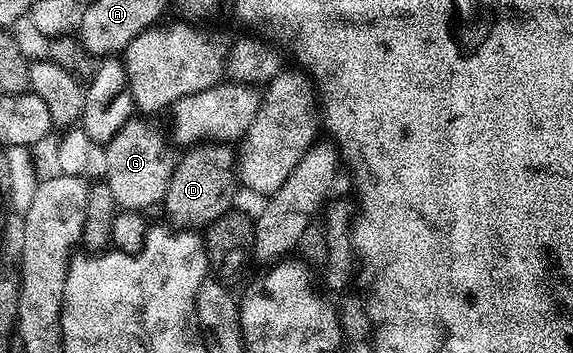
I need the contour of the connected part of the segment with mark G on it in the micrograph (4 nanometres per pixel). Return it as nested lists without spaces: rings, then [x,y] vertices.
[[[134,117],[126,121],[123,129],[111,137],[111,141],[104,144],[107,159],[107,169],[103,181],[111,189],[116,206],[122,211],[148,212],[148,207],[153,207],[164,200],[167,185],[171,181],[171,173],[175,162],[175,155],[169,152],[169,147],[157,136],[157,131],[148,123],[148,118]]]

